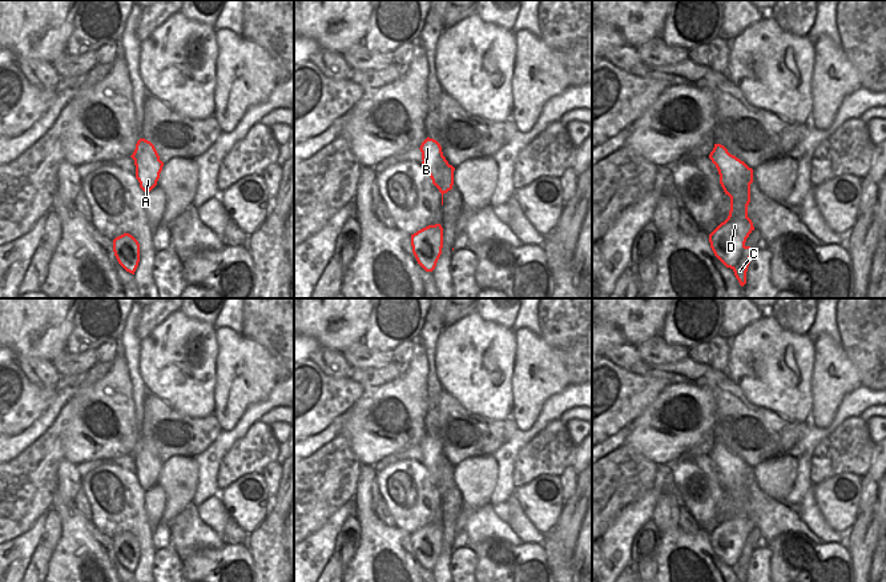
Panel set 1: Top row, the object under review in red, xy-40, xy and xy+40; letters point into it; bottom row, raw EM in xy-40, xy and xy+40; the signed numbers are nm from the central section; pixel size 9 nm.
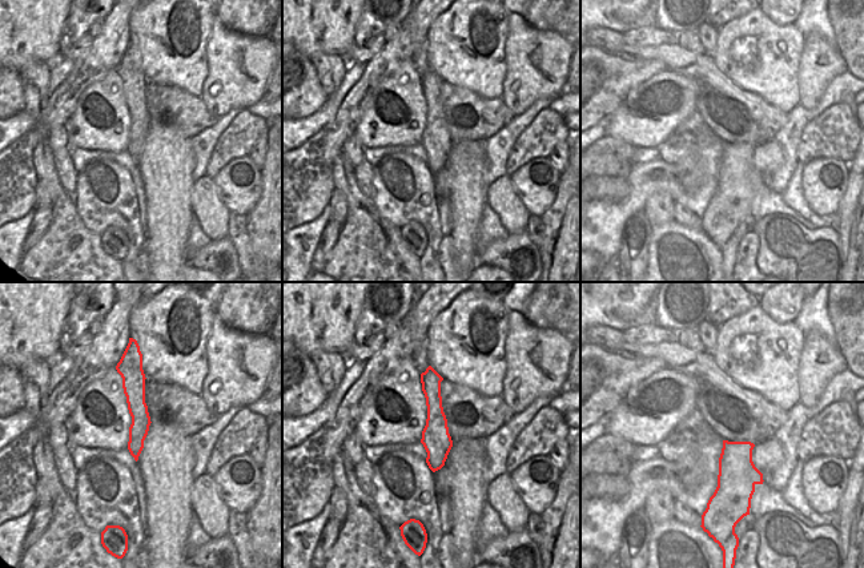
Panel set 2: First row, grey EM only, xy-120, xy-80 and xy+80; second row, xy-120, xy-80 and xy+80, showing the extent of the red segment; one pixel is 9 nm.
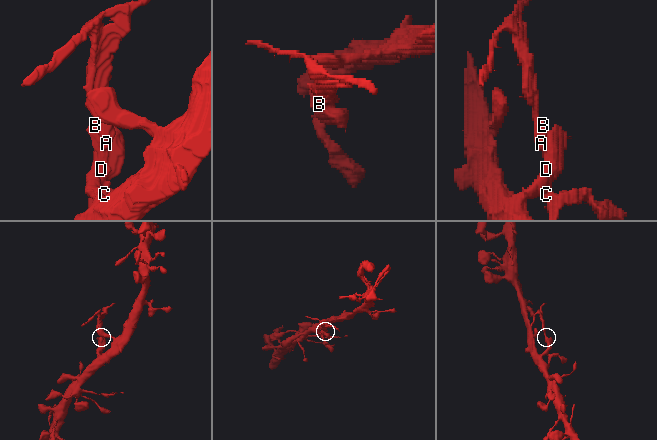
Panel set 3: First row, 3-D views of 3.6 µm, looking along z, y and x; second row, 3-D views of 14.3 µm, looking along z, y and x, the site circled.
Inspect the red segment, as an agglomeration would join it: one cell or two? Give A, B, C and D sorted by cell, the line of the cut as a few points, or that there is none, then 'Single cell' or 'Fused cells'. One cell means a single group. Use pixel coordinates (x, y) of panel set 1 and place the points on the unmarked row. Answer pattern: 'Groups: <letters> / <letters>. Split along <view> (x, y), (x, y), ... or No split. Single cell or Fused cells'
Groups: A B / C D. Split along xy+40 (720, 473), (746, 474), (752, 480). Fused cells

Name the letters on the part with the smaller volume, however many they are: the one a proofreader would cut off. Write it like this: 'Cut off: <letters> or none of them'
Cut off: A, B

